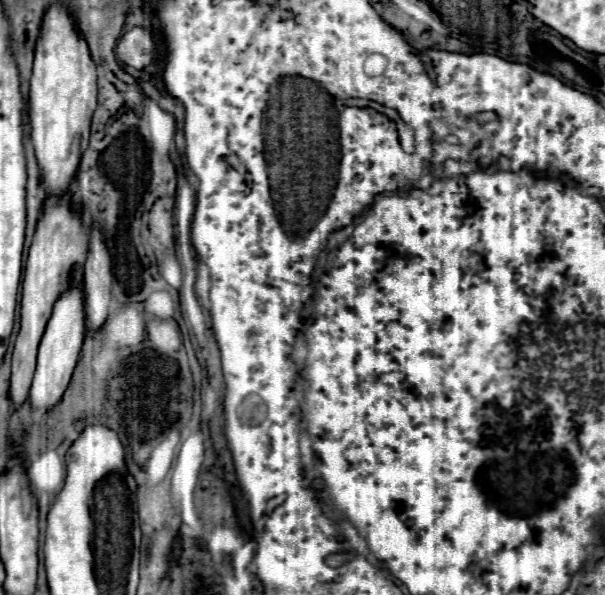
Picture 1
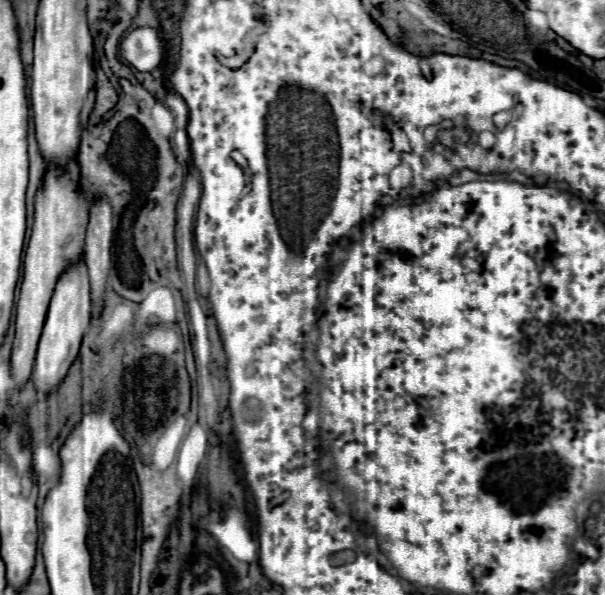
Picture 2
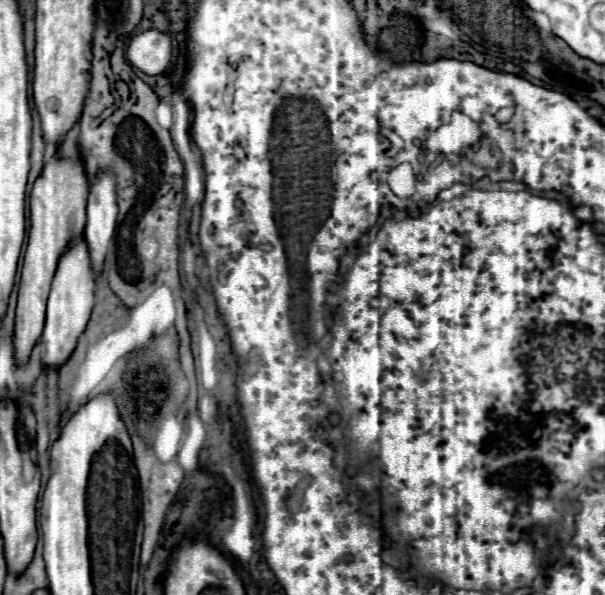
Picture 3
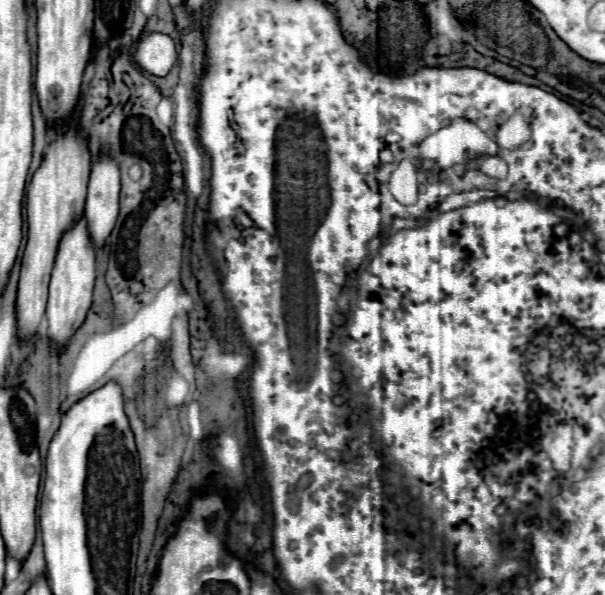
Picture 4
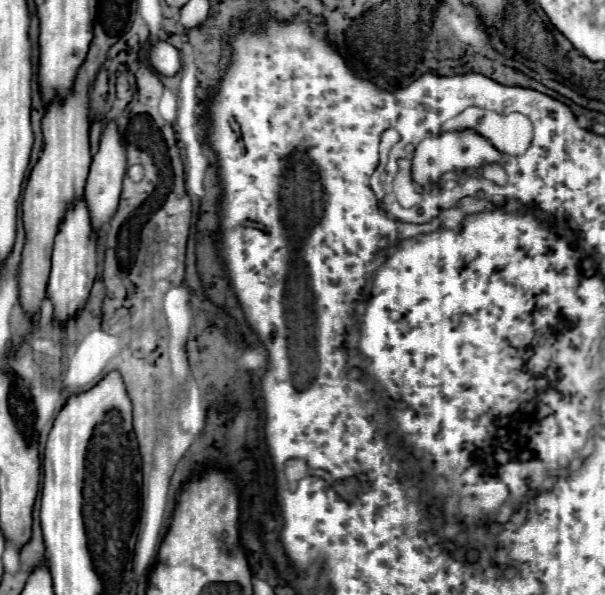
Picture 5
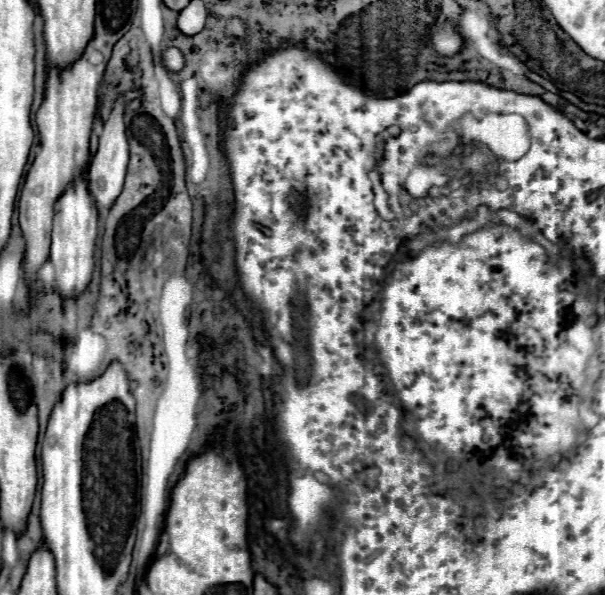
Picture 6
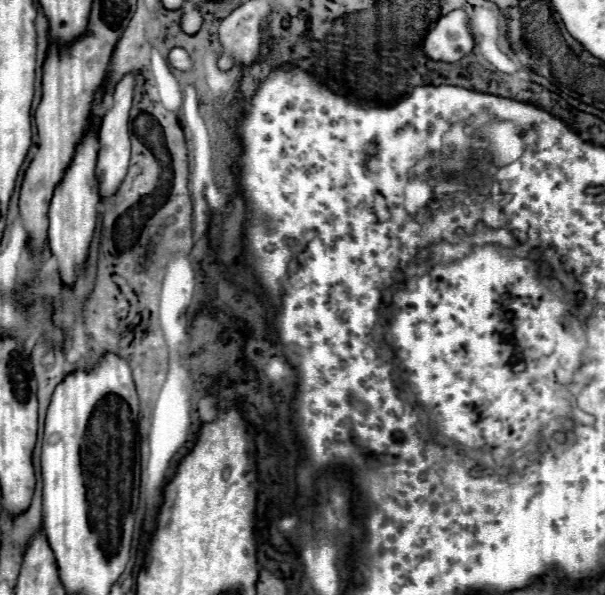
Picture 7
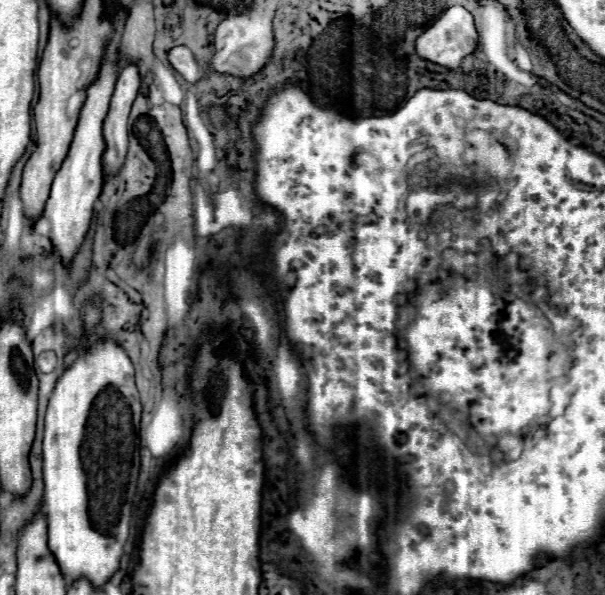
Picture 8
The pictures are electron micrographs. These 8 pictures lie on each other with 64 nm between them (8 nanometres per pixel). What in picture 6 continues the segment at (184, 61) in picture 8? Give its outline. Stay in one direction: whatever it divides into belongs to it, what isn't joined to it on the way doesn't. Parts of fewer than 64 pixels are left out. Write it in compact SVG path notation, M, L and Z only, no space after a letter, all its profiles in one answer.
M166 48L162 52L162 66L168 70L168 72L178 72L184 68L184 56L178 48Z

